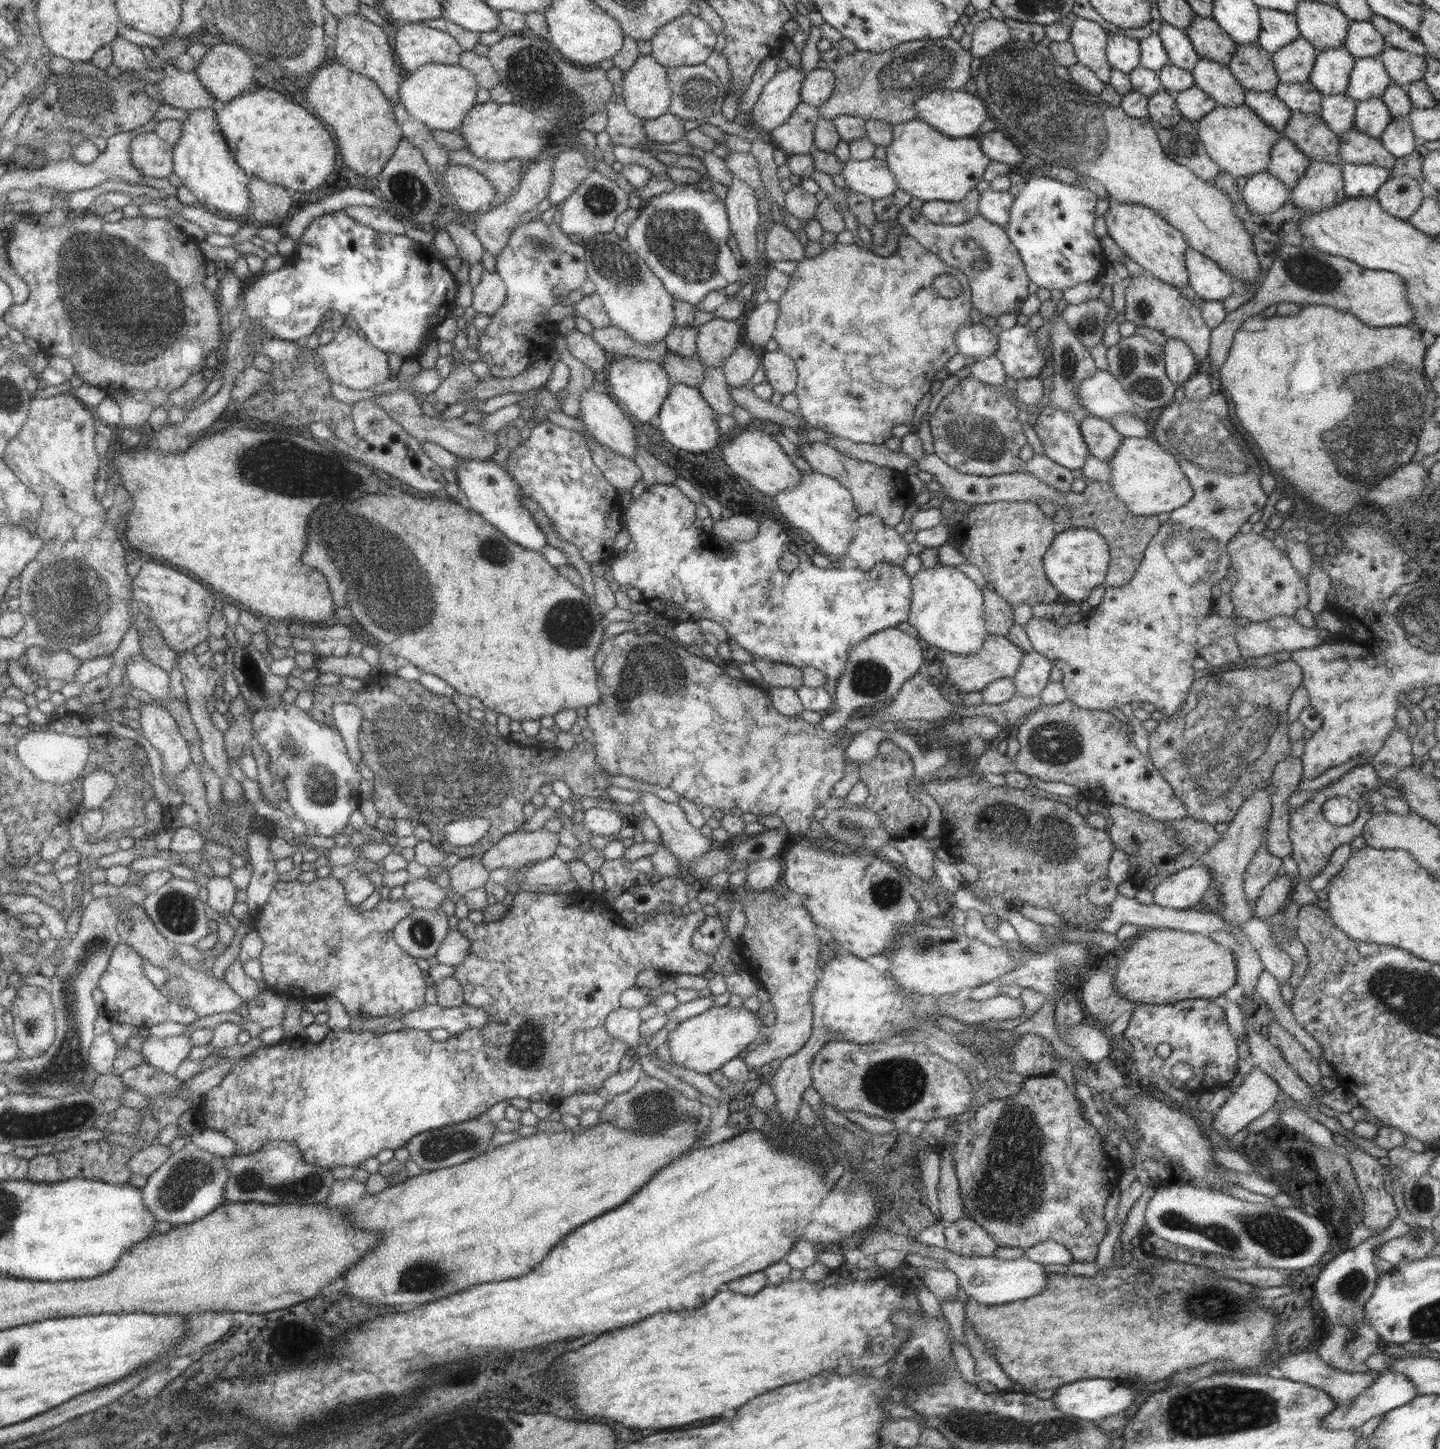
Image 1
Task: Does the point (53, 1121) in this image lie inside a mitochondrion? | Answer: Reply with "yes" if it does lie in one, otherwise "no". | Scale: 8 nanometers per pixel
yes

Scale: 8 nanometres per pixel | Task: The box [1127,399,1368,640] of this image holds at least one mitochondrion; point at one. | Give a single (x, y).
(1200, 557)

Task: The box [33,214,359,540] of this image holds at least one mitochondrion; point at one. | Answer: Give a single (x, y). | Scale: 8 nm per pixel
(90, 267)

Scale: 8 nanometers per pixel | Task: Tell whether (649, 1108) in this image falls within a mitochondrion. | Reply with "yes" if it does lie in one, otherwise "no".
yes

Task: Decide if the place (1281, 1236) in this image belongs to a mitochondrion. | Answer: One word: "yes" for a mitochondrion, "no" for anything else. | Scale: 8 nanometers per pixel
yes

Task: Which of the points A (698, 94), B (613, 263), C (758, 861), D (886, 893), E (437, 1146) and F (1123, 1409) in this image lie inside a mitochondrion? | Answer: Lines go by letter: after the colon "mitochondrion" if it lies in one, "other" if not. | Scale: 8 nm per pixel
A: mitochondrion
B: mitochondrion
C: other
D: mitochondrion
E: mitochondrion
F: other

